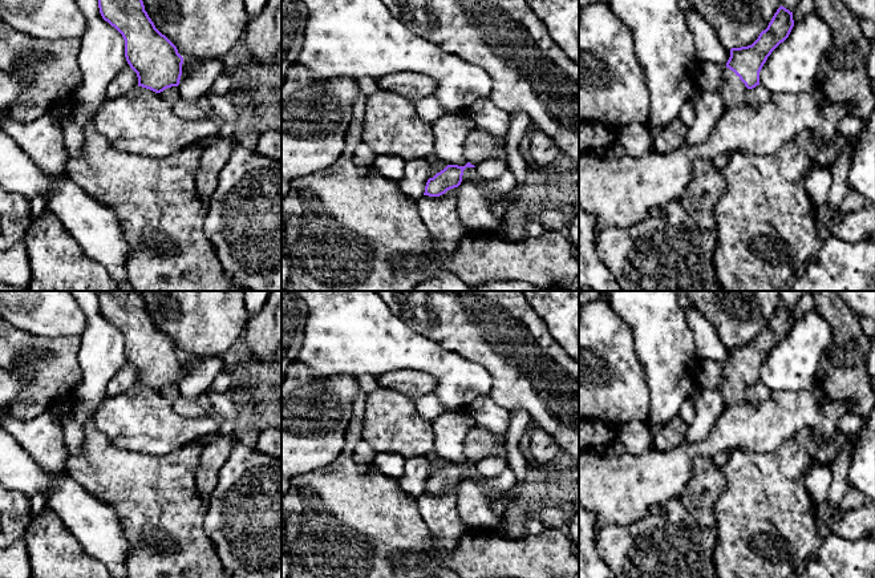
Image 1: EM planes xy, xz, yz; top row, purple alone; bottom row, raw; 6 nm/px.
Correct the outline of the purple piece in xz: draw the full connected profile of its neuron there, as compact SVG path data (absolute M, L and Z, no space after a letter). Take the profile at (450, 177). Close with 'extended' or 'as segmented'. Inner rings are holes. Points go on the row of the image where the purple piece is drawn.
M474 129L465 140L463 155L467 163L465 166L447 165L433 178L429 178L424 195L439 197L447 190L458 187L466 167L475 167L489 159L506 159L506 144L481 129Z | extended

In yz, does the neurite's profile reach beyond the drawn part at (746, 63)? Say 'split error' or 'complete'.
split error

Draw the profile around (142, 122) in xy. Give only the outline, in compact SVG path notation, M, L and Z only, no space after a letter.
M142 86L106 98L93 120L97 132L119 151L153 158L169 157L199 140L215 137L223 128L214 117L179 117L169 100Z

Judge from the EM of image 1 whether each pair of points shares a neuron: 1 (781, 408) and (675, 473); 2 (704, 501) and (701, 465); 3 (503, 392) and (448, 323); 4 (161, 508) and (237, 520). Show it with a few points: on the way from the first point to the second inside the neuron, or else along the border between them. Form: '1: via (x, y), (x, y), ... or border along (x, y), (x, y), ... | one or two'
1: via (754, 427), (738, 427), (711, 445), (699, 448) | one
2: via (701, 492), (701, 475) | one
3: via (503, 374), (466, 335) | one
4: border along (205, 502), (203, 532), (214, 545) | two

